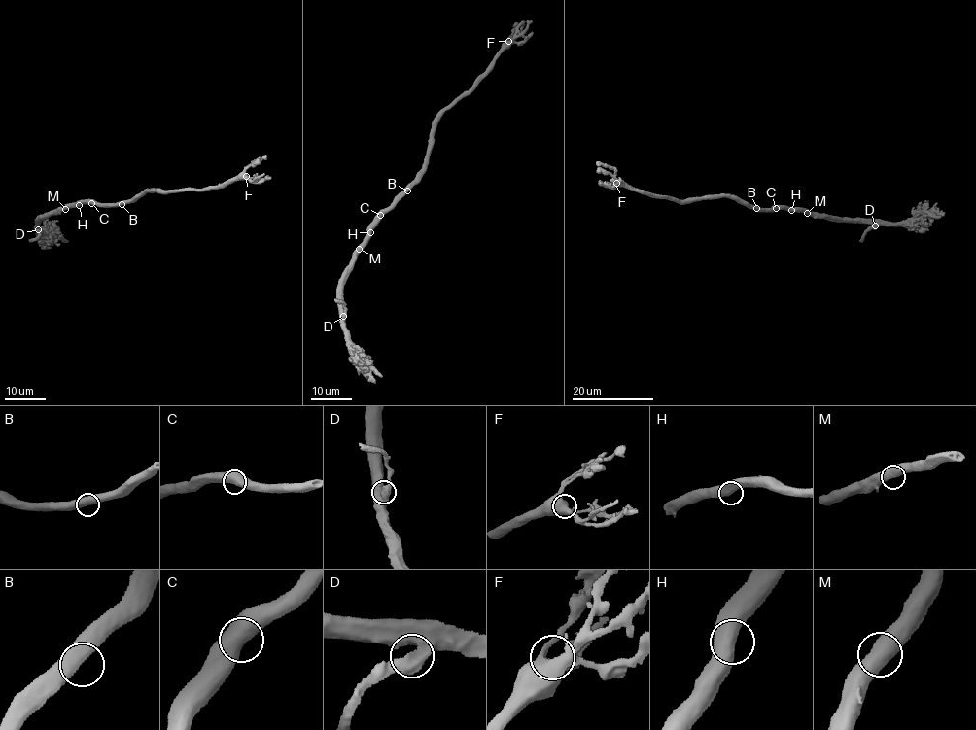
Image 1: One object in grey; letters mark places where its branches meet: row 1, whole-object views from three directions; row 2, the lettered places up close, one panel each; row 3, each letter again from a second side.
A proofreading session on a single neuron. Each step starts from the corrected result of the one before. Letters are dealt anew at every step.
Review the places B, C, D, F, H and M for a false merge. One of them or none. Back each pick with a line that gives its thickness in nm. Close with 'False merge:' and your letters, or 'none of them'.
False merge: none of them

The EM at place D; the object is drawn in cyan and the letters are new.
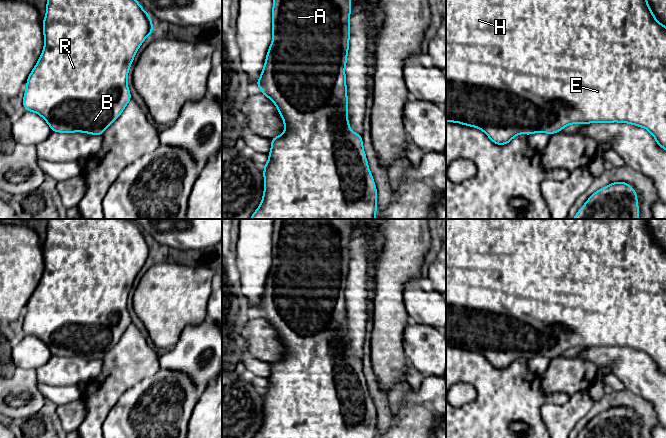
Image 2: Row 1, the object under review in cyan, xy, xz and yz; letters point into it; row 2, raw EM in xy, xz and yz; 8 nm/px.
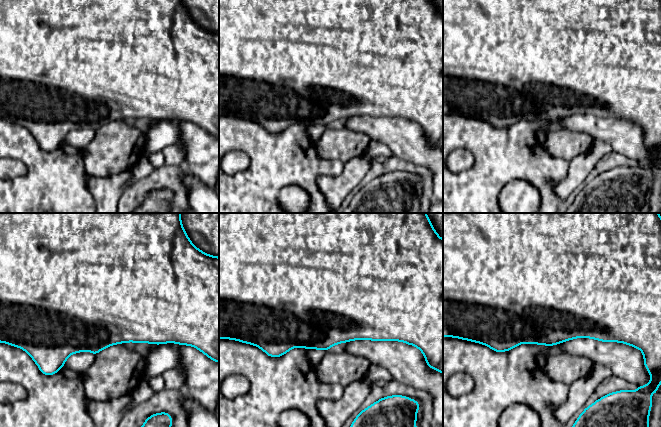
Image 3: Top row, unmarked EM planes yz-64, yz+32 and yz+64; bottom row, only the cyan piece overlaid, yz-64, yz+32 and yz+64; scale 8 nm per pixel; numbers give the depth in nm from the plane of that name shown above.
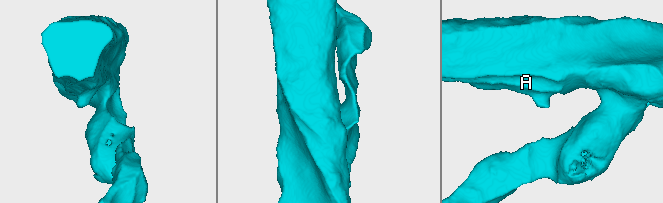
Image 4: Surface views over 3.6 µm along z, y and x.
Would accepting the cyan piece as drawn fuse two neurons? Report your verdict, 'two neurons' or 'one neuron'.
one neuron

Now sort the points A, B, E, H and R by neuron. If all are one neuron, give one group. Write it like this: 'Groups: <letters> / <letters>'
Groups: A B E H R

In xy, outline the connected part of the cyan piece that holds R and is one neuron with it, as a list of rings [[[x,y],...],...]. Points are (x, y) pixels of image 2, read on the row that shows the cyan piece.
[[[47,0],[43,20],[45,44],[26,81],[25,111],[39,114],[54,132],[102,135],[131,100],[128,71],[137,50],[152,31],[152,19],[137,0]]]

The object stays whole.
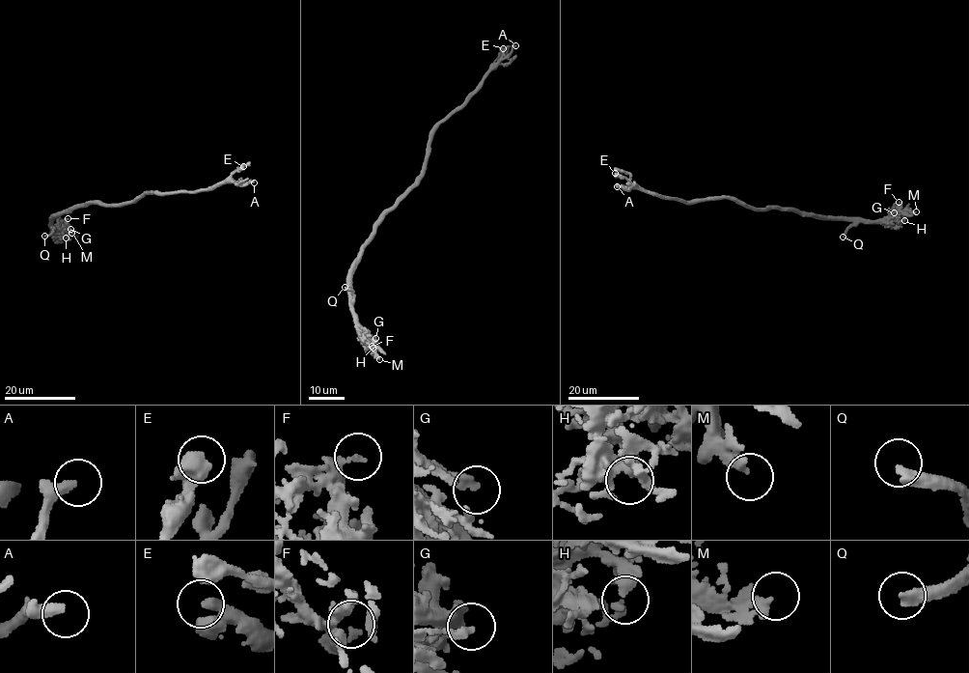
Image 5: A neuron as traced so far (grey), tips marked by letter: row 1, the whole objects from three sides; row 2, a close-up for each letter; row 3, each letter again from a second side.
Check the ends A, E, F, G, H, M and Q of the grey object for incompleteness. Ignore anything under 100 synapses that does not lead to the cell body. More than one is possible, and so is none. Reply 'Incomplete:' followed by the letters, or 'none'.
Incomplete: Q

